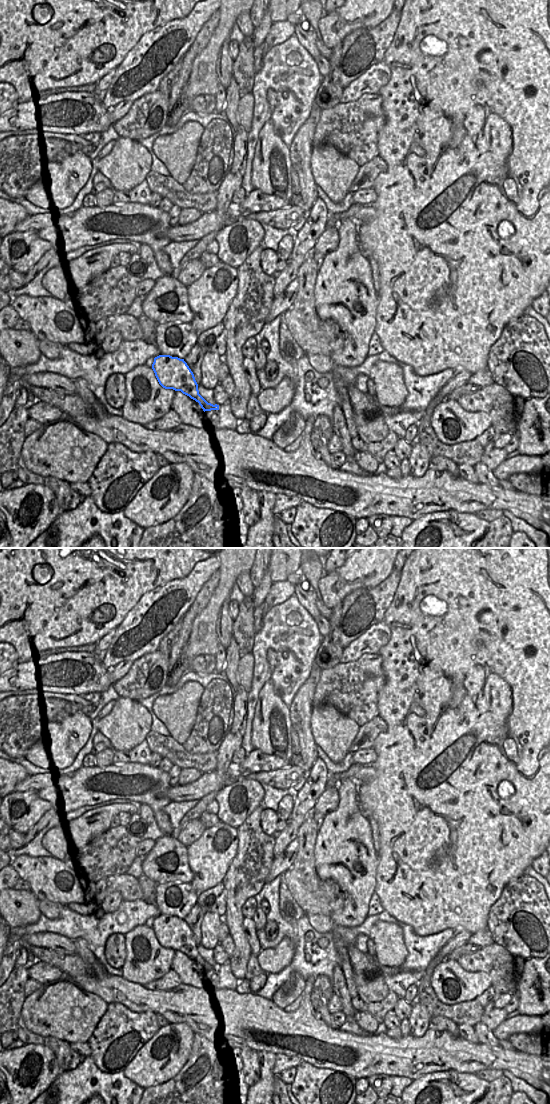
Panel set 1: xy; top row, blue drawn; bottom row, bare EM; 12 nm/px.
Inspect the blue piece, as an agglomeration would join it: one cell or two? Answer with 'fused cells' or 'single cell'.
single cell

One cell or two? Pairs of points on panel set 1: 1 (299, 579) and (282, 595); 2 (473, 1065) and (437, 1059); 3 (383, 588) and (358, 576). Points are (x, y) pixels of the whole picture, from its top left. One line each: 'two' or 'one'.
1: two
2: one
3: two

